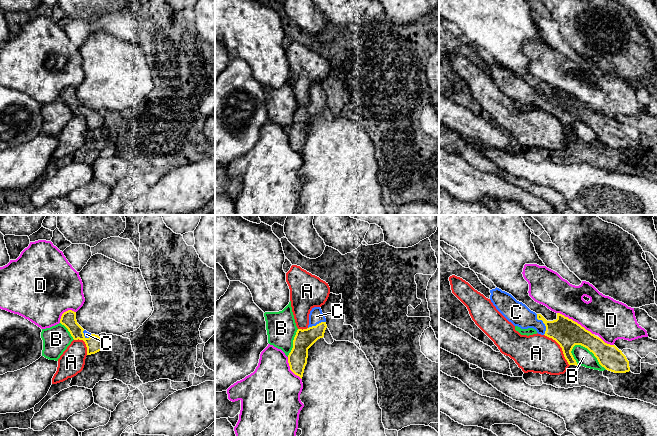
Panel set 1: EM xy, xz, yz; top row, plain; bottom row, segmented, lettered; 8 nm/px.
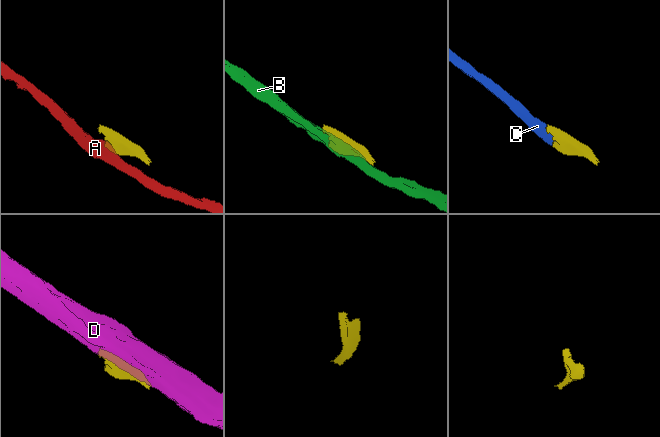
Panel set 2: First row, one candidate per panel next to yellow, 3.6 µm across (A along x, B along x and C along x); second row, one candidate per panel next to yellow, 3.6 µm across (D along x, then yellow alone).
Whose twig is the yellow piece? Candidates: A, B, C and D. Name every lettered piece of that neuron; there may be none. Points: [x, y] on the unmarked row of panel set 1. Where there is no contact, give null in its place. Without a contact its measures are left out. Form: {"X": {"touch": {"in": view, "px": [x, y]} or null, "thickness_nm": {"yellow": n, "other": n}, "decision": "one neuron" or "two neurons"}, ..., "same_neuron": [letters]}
{"A": {"touch": {"in": "yz", "px": [561, 123]}, "thickness_nm": {"yellow": 220, "other": 320}, "decision": "two neurons"}, "B": {"touch": {"in": "yz", "px": [591, 127]}, "thickness_nm": {"yellow": 220, "other": 140}, "decision": "two neurons"}, "C": {"touch": {"in": "yz", "px": [543, 98]}, "thickness_nm": {"yellow": 220, "other": 180}, "decision": "one neuron"}, "D": {"touch": {"in": "yz", "px": [574, 97]}, "thickness_nm": {"yellow": 220, "other": 320}, "decision": "two neurons"}, "same_neuron": ["C"]}

